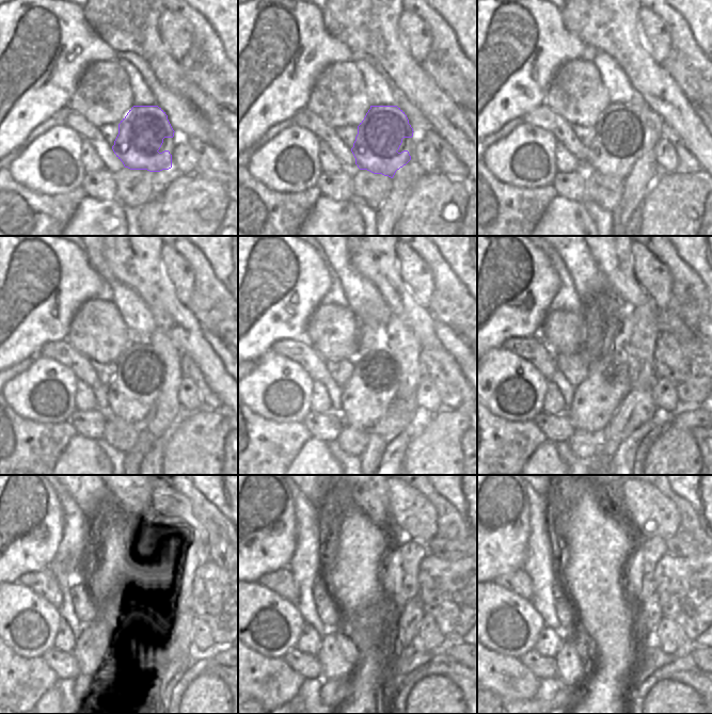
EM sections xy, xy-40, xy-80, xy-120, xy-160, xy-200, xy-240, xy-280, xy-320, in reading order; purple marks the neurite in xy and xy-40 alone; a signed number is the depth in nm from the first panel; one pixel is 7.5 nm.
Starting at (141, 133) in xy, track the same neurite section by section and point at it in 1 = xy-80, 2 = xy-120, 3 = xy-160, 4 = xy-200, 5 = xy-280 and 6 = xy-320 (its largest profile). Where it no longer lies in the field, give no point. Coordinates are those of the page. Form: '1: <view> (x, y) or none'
1: xy-80 (619, 130)
2: xy-120 (132, 393)
3: xy-160 (377, 375)
4: xy-200 (595, 401)
5: xy-280 (342, 652)
6: xy-320 (576, 659)

